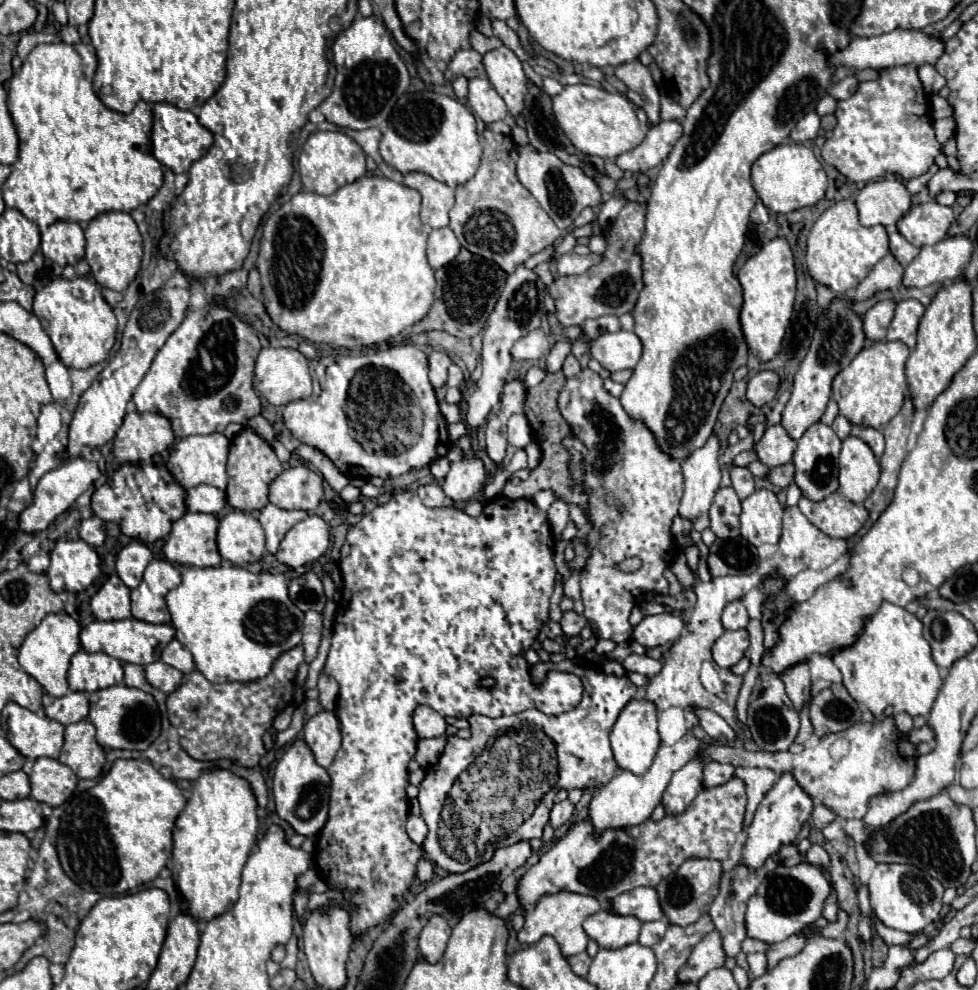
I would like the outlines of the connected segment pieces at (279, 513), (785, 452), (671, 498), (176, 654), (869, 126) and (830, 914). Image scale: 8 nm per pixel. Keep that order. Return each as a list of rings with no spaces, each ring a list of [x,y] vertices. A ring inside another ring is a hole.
[[[266,505],[260,515],[258,521],[262,523],[262,529],[266,533],[266,549],[270,553],[278,551],[278,545],[282,541],[282,537],[302,519],[308,517],[308,511],[286,511],[280,509],[276,505]]]
[[[772,425],[764,431],[762,439],[754,445],[758,461],[768,467],[778,467],[792,461],[796,441],[788,437],[782,425]]]
[[[586,367],[586,369],[582,369],[582,371],[580,371],[580,375],[574,375],[572,379],[566,379],[566,383],[564,383],[564,387],[562,387],[560,395],[558,395],[558,409],[560,409],[562,417],[570,423],[570,427],[572,427],[572,431],[574,431],[574,435],[576,435],[576,437],[578,437],[578,439],[580,439],[580,441],[588,447],[588,455],[584,457],[584,471],[586,471],[584,487],[586,487],[586,493],[590,495],[590,511],[588,511],[588,519],[590,519],[590,525],[592,525],[592,533],[588,535],[588,549],[590,549],[592,553],[590,553],[588,565],[586,565],[586,567],[582,569],[582,573],[580,573],[580,575],[582,575],[580,583],[582,583],[584,617],[586,617],[586,621],[588,621],[588,625],[590,625],[590,629],[592,629],[594,637],[598,637],[598,639],[610,639],[610,641],[614,641],[614,643],[626,643],[626,641],[628,641],[628,637],[630,637],[630,631],[632,631],[632,625],[628,623],[628,617],[630,617],[632,607],[640,603],[640,599],[638,599],[638,597],[640,597],[642,593],[648,593],[648,591],[656,591],[656,593],[664,593],[664,595],[668,593],[668,583],[666,583],[666,579],[664,579],[662,571],[664,571],[664,569],[672,563],[672,559],[676,557],[676,555],[672,555],[676,547],[674,547],[674,539],[672,539],[672,533],[670,533],[670,523],[672,523],[672,519],[678,515],[678,505],[680,505],[682,491],[684,491],[684,479],[682,479],[680,461],[676,461],[676,459],[668,457],[666,453],[662,453],[662,451],[658,449],[658,443],[656,443],[654,435],[652,435],[652,433],[644,427],[644,423],[642,423],[642,421],[632,421],[632,419],[628,417],[628,413],[622,409],[620,401],[618,401],[616,397],[612,397],[608,391],[604,391],[600,375],[598,375],[598,373],[594,373],[594,371],[590,371],[588,367]],[[628,557],[640,557],[642,567],[640,567],[638,571],[632,571],[632,573],[624,573],[624,571],[616,569],[616,565],[618,565],[620,561],[628,559]]]
[[[176,639],[170,641],[166,645],[166,649],[162,651],[162,661],[168,663],[168,665],[172,665],[172,667],[176,667],[182,673],[192,673],[194,671],[192,653],[182,643],[178,643]]]
[[[912,65],[884,69],[878,81],[860,83],[850,99],[838,101],[834,115],[838,125],[822,147],[822,159],[850,181],[868,183],[886,173],[914,179],[924,175],[942,153],[930,121],[930,101]]]
[[[832,889],[828,899],[824,901],[824,909],[822,909],[822,917],[828,921],[828,923],[834,923],[836,917],[838,917],[838,899],[836,899],[836,891]]]

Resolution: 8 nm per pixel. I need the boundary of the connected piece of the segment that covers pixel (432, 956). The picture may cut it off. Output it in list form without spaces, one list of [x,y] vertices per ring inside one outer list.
[[[436,915],[428,921],[428,925],[420,933],[420,955],[428,963],[438,963],[440,955],[444,955],[444,947],[450,939],[450,925],[444,917]]]

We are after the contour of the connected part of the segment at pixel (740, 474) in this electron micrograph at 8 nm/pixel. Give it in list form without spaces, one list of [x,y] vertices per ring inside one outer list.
[[[732,467],[732,487],[740,499],[754,493],[754,475],[746,467]]]

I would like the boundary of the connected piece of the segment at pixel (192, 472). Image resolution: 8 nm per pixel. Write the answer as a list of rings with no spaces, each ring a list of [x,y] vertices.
[[[210,433],[210,435],[190,435],[184,439],[178,439],[172,449],[166,467],[174,475],[174,479],[184,487],[192,489],[200,483],[214,485],[218,489],[226,489],[226,457],[228,457],[228,445],[230,441],[222,433]]]

